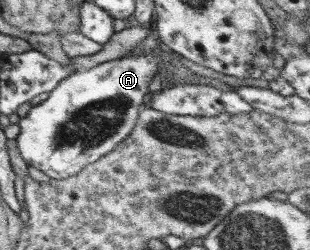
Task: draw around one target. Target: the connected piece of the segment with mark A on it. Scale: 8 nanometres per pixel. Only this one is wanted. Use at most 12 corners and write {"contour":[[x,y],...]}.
{"contour":[[164,65],[75,70],[20,118],[25,164],[75,175],[135,128]]}

